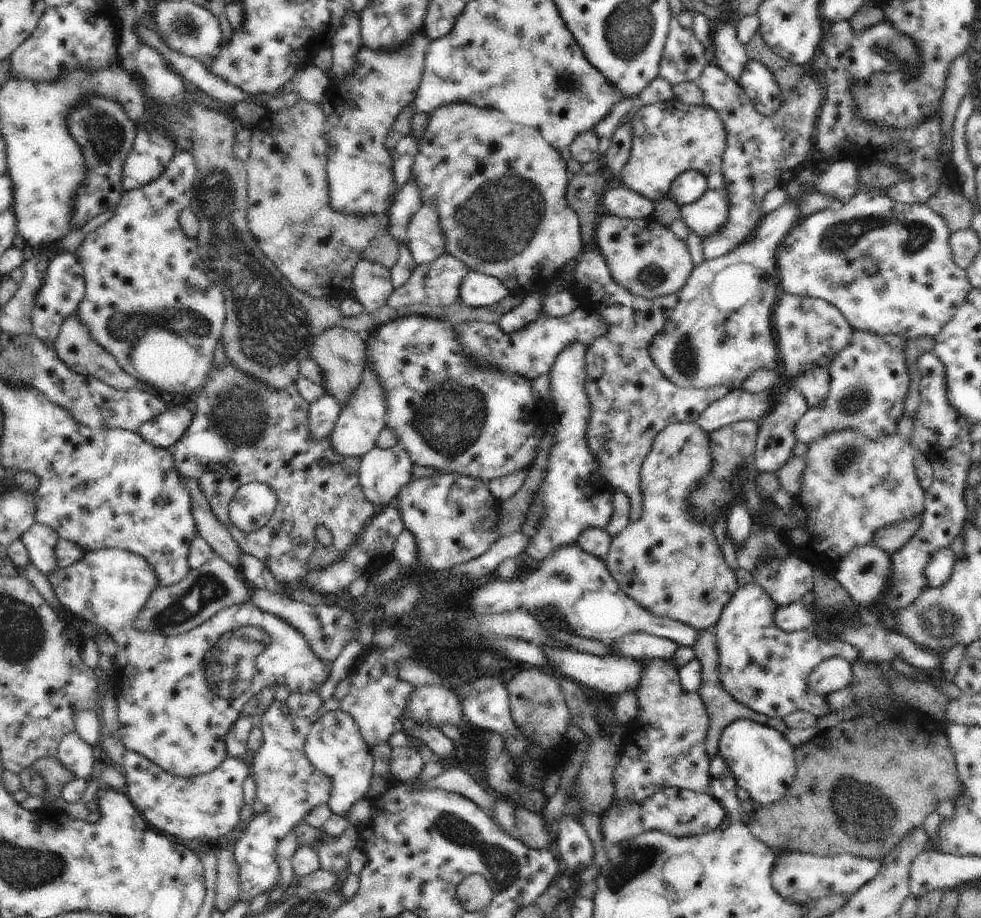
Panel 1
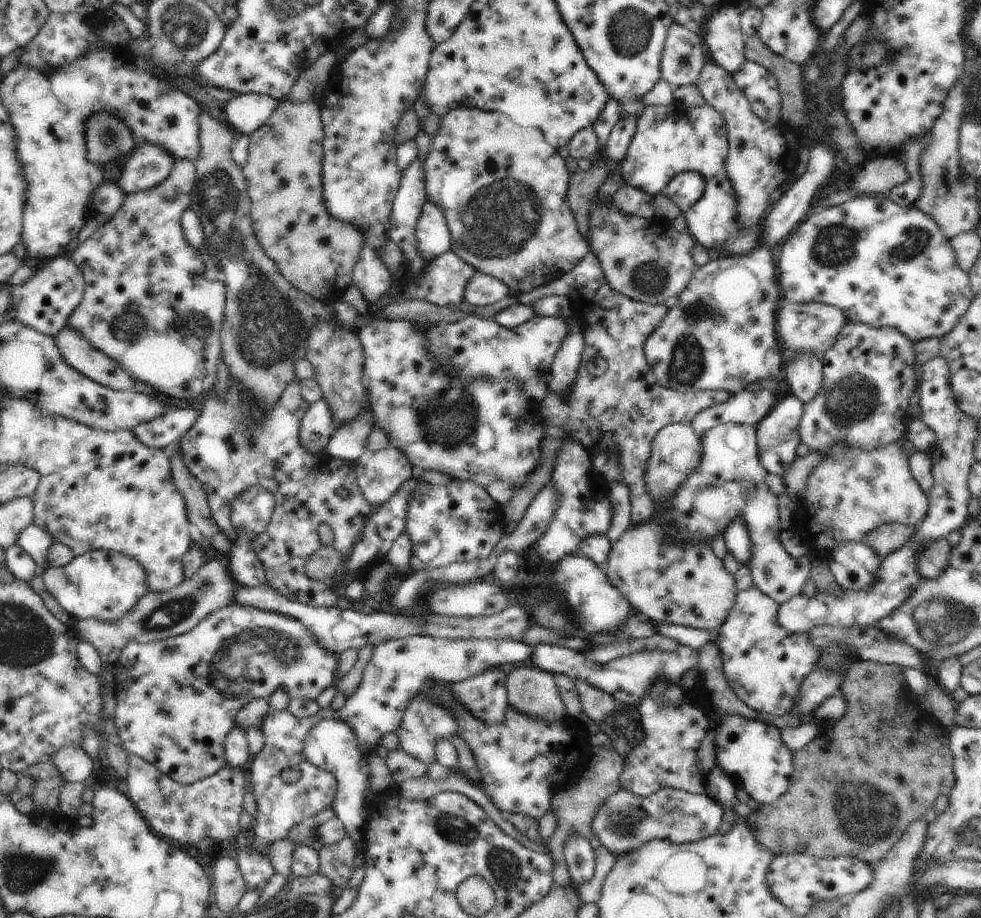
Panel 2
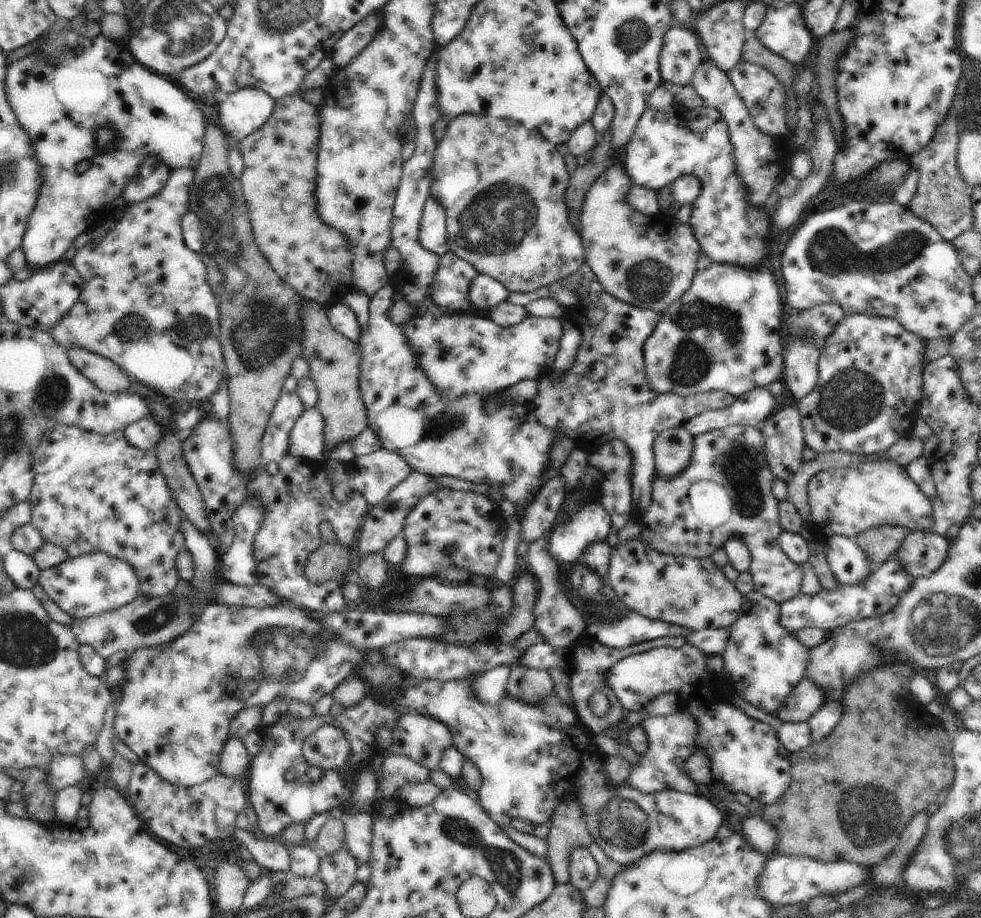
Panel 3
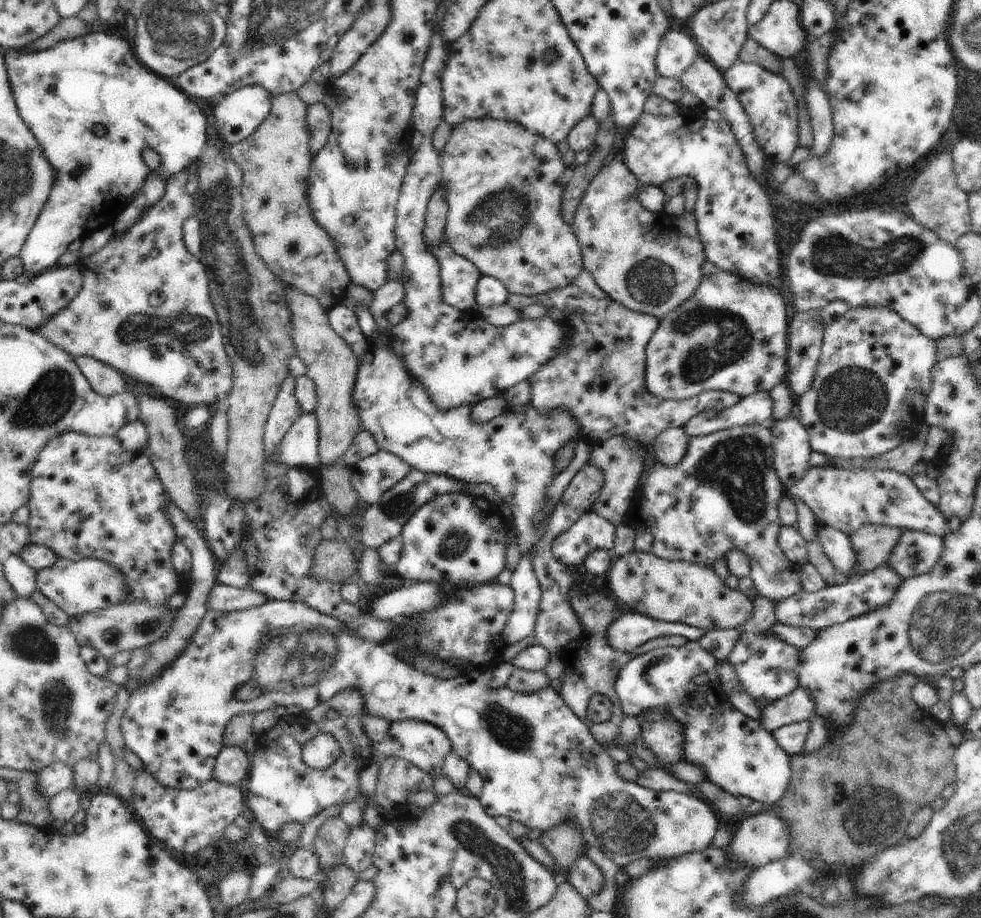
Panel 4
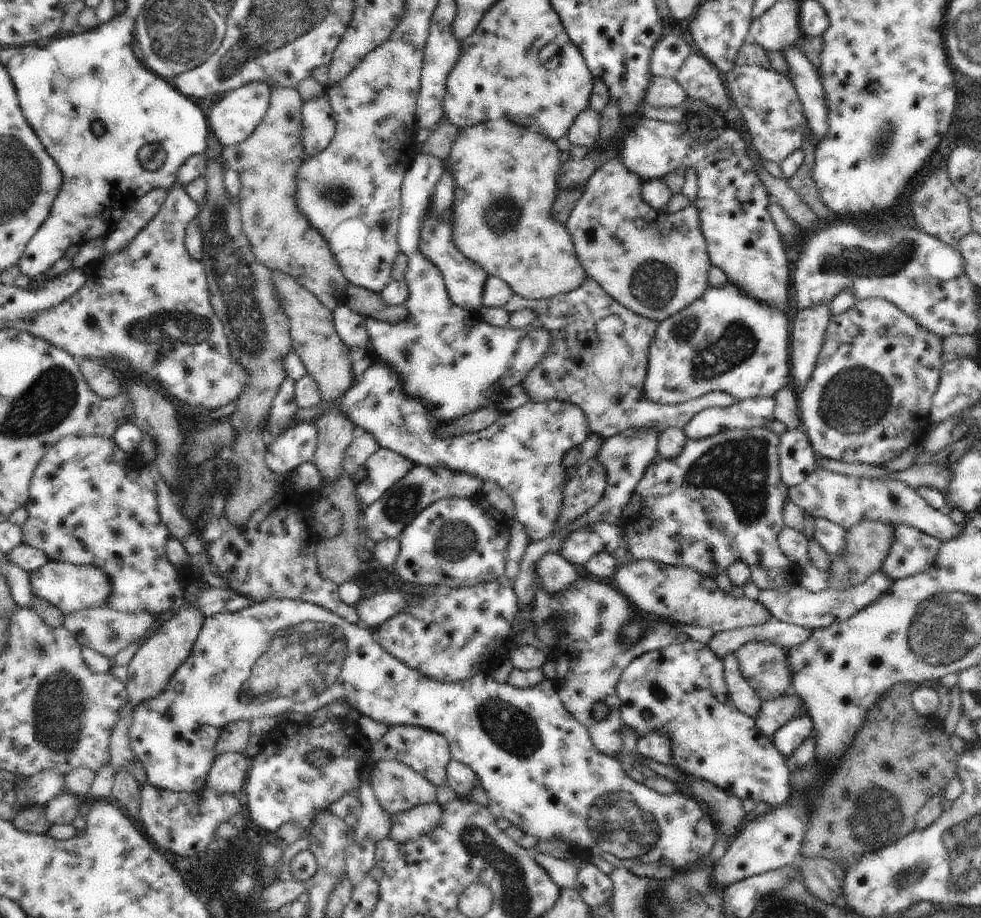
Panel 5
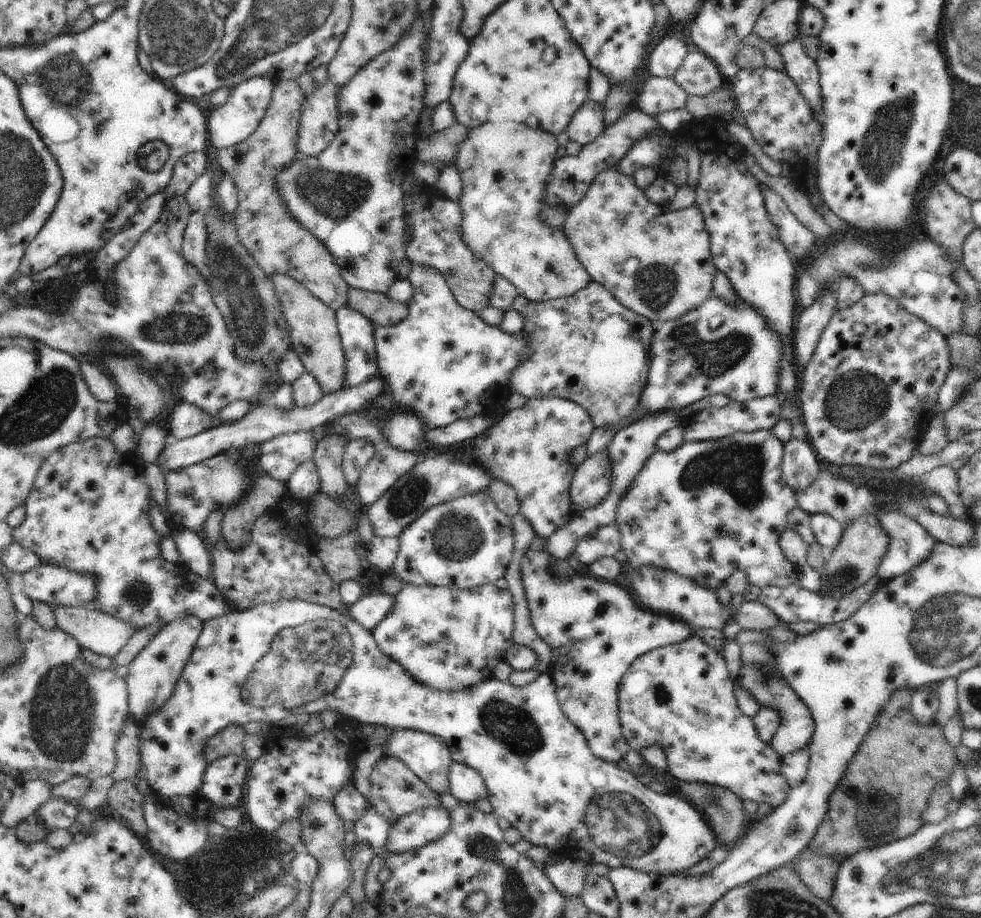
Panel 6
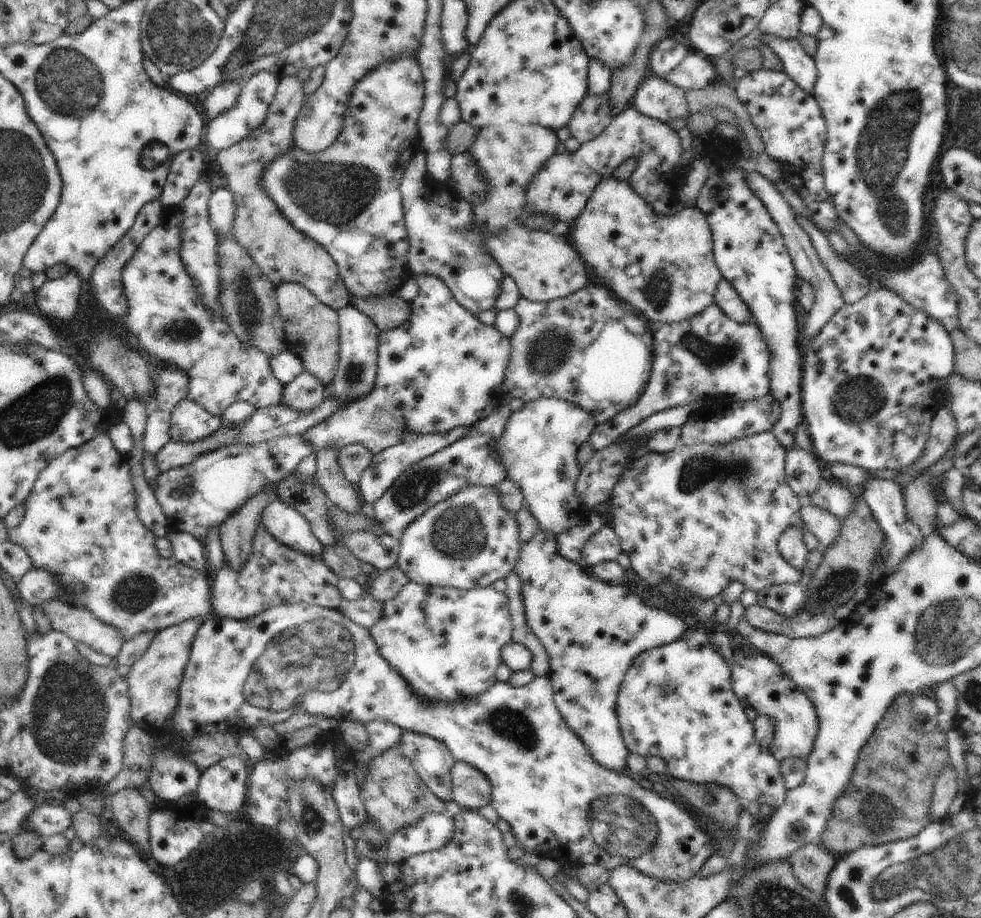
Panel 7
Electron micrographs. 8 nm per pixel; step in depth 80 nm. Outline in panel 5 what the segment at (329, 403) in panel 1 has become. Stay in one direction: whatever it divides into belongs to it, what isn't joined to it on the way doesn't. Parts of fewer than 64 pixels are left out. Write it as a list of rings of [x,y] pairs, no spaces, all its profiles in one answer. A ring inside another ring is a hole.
[[[301,423],[286,429],[267,444],[265,463],[276,478],[286,477],[301,464],[314,461],[317,431],[314,423]]]

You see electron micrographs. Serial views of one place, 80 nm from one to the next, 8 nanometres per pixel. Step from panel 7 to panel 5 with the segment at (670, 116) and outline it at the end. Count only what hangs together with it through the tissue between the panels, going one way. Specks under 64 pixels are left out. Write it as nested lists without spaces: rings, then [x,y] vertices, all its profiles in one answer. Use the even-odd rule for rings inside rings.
[[[654,77],[650,79],[642,105],[651,107],[681,107],[686,101],[686,91],[672,77]]]

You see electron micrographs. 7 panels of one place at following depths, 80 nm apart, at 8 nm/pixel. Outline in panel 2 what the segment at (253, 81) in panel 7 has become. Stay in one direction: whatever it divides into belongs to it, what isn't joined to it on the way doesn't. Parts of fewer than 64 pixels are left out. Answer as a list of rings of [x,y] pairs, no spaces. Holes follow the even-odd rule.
[[[253,92],[237,93],[224,108],[226,122],[237,137],[243,134],[250,136],[266,124],[279,103],[275,98],[268,95]]]

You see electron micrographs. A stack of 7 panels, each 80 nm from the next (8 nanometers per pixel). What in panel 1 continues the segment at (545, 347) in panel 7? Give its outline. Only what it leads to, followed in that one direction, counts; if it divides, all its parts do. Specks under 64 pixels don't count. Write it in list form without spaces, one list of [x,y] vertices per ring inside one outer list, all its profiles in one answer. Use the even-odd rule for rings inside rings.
[[[596,248],[583,252],[572,274],[565,290],[578,298],[581,307],[592,308],[610,326],[610,330],[594,340],[586,352],[586,392],[592,408],[586,440],[600,466],[600,474],[614,490],[622,490],[628,496],[632,523],[642,516],[640,468],[654,438],[670,424],[695,423],[710,404],[731,391],[726,386],[679,388],[652,361],[650,344],[672,316],[680,300],[679,293],[652,299],[633,294],[614,282],[610,266]]]

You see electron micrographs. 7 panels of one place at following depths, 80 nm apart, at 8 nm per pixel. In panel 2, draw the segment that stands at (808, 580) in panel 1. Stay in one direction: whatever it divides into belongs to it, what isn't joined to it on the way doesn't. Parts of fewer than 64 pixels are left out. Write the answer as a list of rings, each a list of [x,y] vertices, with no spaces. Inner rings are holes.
[[[724,423],[706,431],[701,440],[701,459],[699,465],[680,484],[677,491],[665,501],[658,501],[653,509],[650,520],[657,521],[663,536],[668,543],[680,545],[710,545],[716,538],[716,534],[729,527],[734,519],[743,519],[743,523],[749,532],[752,543],[751,557],[747,567],[753,578],[753,586],[759,588],[765,595],[770,596],[779,605],[789,601],[792,597],[802,592],[811,574],[811,560],[806,557],[795,559],[790,556],[779,541],[778,532],[781,532],[779,519],[779,498],[769,489],[765,483],[769,473],[759,459],[757,445],[757,425]]]

